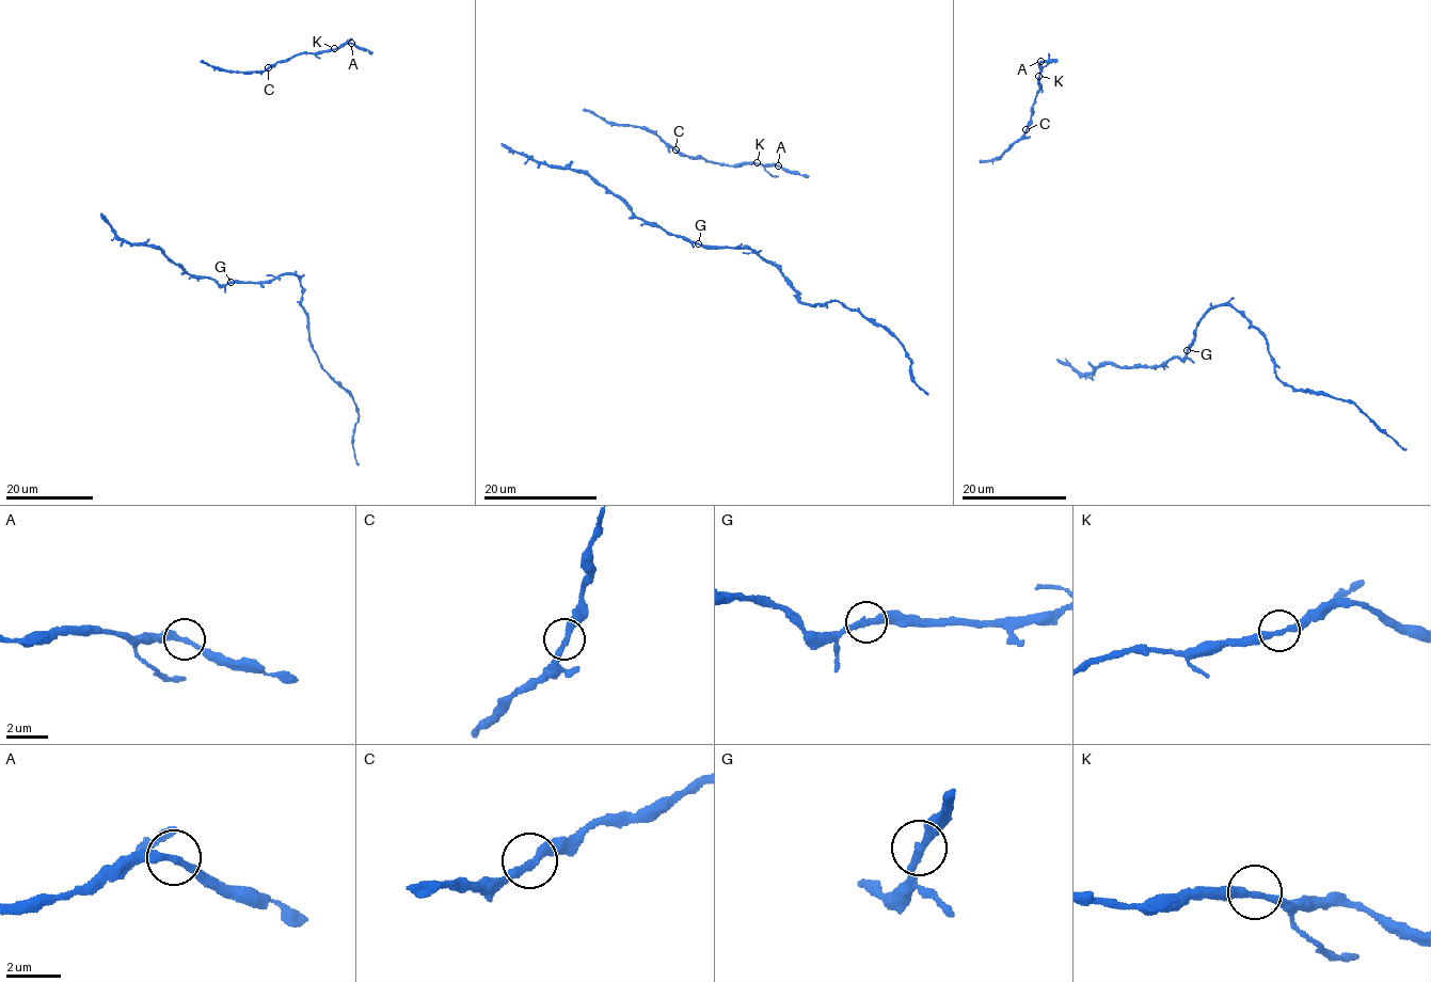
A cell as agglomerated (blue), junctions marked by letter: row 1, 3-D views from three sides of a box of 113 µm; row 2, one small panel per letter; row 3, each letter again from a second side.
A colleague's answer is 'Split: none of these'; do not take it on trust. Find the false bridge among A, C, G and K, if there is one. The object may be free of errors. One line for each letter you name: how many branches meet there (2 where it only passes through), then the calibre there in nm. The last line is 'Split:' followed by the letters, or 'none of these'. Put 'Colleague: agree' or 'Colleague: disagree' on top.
Colleague: agree
Split: none of these

